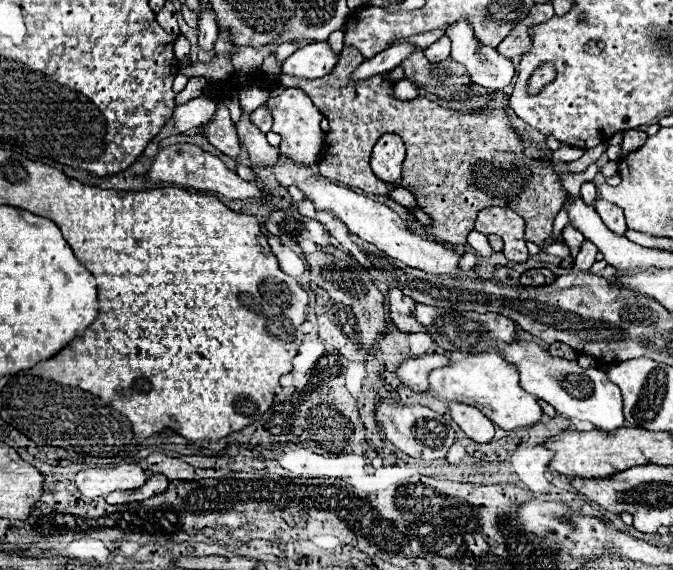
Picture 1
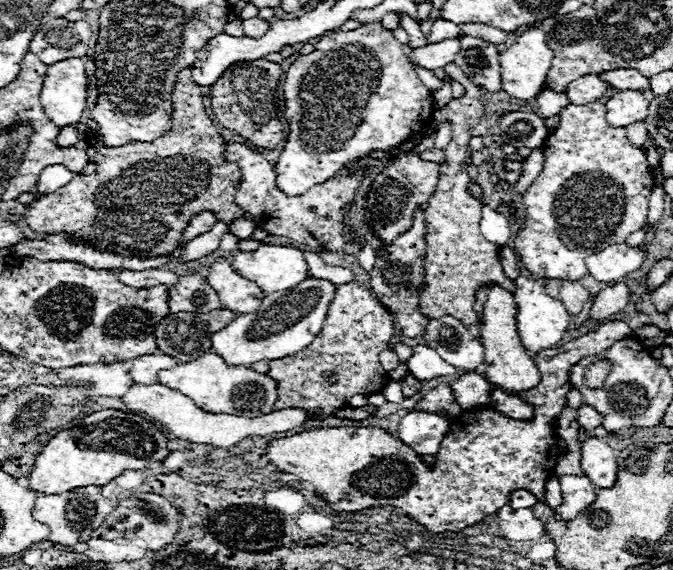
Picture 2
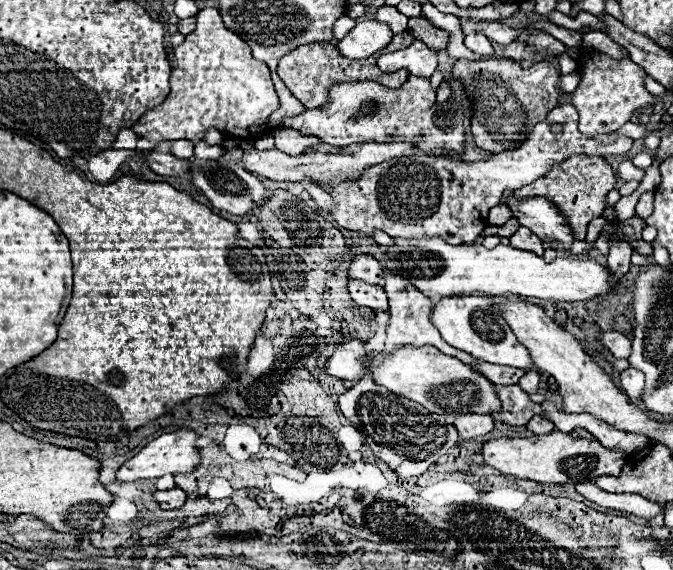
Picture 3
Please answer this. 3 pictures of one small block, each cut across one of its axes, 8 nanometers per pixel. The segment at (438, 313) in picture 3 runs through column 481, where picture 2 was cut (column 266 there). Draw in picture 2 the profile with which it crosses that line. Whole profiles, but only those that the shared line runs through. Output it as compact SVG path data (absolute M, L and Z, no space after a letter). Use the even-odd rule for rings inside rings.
M306 278L284 292L266 294L260 308L252 314L236 316L224 330L212 336L214 350L232 366L250 366L258 360L278 360L292 356L312 344L314 336L324 328L328 306L334 300L334 288L330 280Z

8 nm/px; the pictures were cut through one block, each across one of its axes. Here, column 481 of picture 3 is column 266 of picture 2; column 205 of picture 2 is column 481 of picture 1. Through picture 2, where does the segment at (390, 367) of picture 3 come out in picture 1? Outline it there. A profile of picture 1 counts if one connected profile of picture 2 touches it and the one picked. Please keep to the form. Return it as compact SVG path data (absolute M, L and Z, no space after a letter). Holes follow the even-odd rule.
M496 352L474 354L462 360L452 360L450 366L432 370L428 380L430 380L430 388L442 394L446 400L456 400L456 402L472 404L480 408L502 430L534 426L542 420L542 414L544 414L536 398L520 388L520 376L518 376L516 366L508 364Z

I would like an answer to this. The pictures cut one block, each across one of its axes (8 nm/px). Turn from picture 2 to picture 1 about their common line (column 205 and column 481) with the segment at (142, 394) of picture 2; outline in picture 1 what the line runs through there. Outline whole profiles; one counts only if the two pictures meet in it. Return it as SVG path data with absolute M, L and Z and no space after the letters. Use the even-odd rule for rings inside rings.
M450 402L448 408L452 414L452 420L466 432L468 438L472 438L478 444L488 444L492 440L494 424L476 406Z

